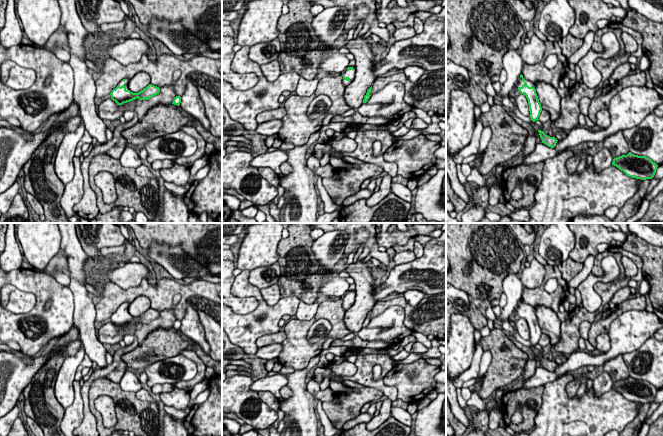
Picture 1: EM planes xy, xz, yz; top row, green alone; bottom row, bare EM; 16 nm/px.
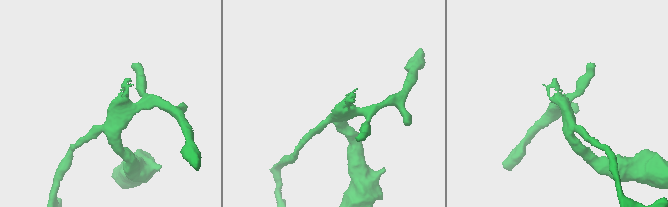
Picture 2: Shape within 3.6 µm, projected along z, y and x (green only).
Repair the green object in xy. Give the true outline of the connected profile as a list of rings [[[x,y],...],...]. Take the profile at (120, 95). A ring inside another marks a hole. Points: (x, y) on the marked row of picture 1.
[[[125,78],[119,82],[117,87],[113,89],[110,93],[111,99],[115,101],[118,105],[133,101],[135,99],[148,100],[151,97],[159,94],[160,88],[149,84],[146,88],[138,93],[133,93],[129,90],[128,82],[129,78]]]

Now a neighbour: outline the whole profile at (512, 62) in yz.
[[[508,50],[502,59],[503,69],[506,70],[507,79],[501,84],[501,92],[498,94],[492,87],[491,83],[488,83],[485,87],[488,95],[495,97],[508,97],[511,90],[516,87],[520,75],[522,74],[522,69],[524,62],[521,56],[518,54],[518,50]]]

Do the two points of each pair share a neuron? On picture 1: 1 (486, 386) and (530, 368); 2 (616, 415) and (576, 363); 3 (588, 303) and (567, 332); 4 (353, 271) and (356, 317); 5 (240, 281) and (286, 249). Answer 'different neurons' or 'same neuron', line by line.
1: different neurons
2: different neurons
3: different neurons
4: same neuron
5: different neurons

